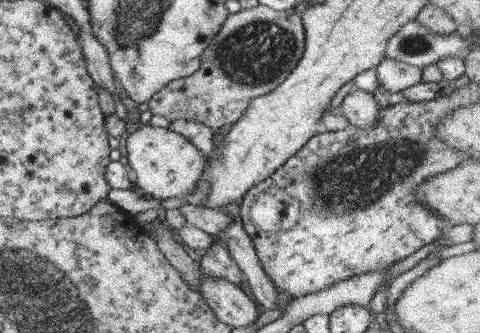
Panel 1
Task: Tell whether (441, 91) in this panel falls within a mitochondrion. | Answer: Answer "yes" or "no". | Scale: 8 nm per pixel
no

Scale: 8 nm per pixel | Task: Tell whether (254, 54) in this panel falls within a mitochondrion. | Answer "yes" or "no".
yes

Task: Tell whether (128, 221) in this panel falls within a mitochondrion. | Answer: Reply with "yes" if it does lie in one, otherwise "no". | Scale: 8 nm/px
no

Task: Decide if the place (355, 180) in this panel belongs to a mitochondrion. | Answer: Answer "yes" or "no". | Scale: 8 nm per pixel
yes

